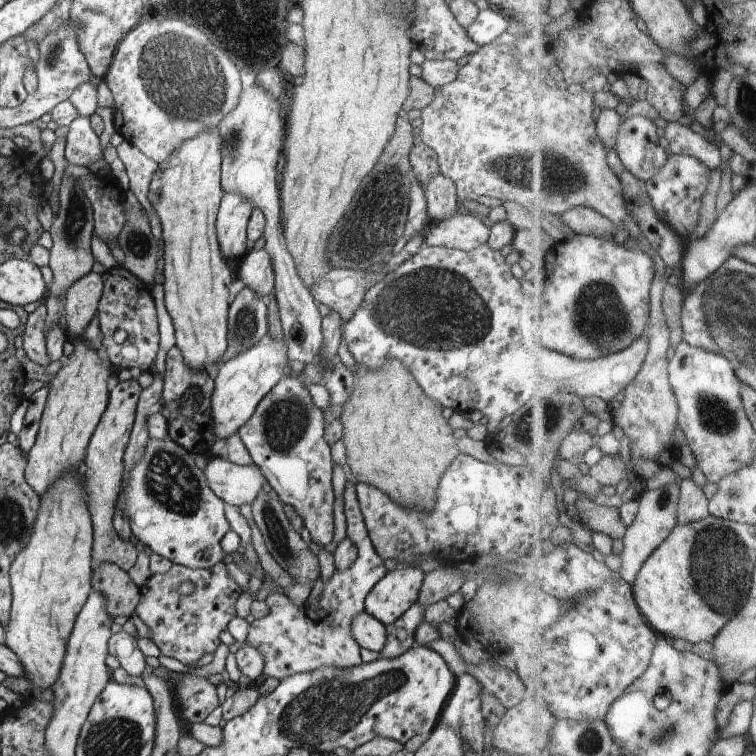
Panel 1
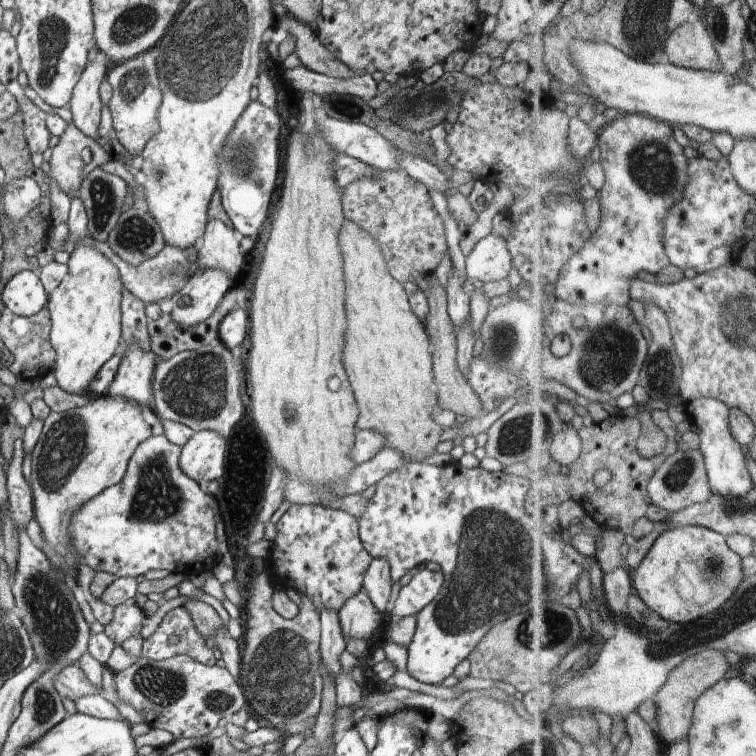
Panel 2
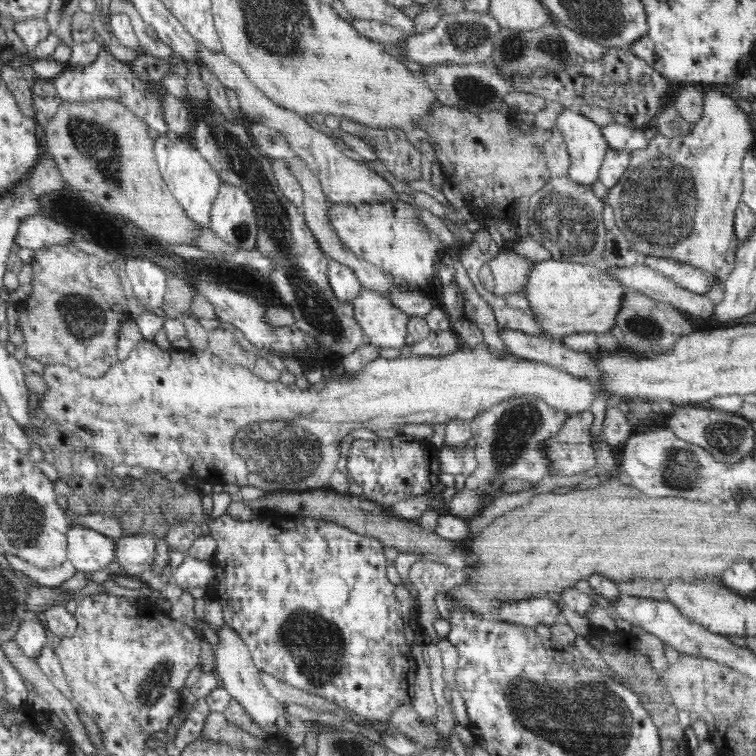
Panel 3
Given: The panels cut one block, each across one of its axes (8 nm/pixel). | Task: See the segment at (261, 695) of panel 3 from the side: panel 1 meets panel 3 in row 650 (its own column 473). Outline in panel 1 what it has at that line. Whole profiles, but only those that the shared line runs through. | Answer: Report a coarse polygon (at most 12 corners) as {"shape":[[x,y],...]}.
{"shape":[[461,209],[430,226],[425,244],[470,252],[491,234]]}

